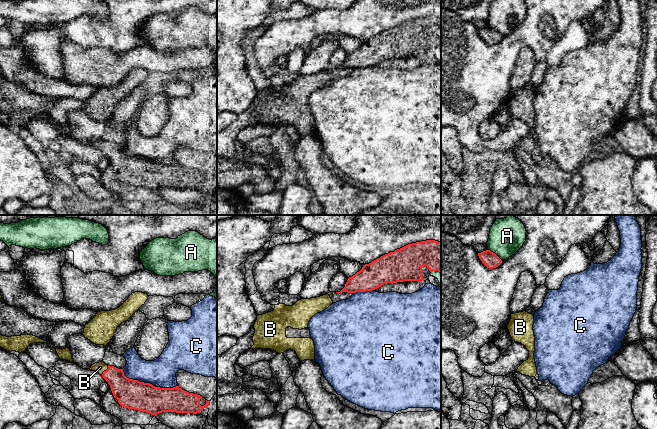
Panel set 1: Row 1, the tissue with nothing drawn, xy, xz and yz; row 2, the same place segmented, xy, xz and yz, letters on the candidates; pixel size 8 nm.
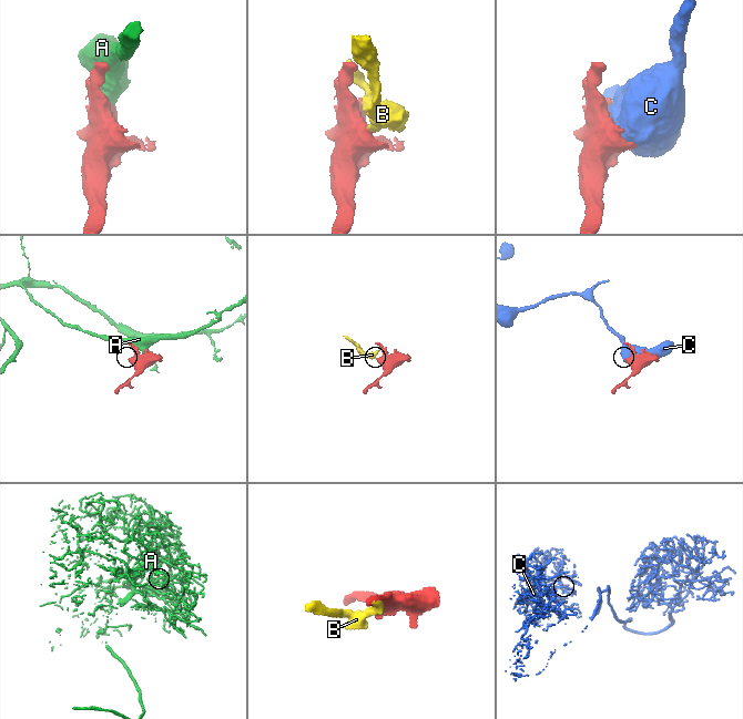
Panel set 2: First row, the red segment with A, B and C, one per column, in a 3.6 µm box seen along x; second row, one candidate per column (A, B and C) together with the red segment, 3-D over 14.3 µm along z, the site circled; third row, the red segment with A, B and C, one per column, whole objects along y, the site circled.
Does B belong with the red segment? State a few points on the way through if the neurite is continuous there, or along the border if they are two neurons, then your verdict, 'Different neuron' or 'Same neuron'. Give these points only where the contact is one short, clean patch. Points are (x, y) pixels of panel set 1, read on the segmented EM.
Same neuron

